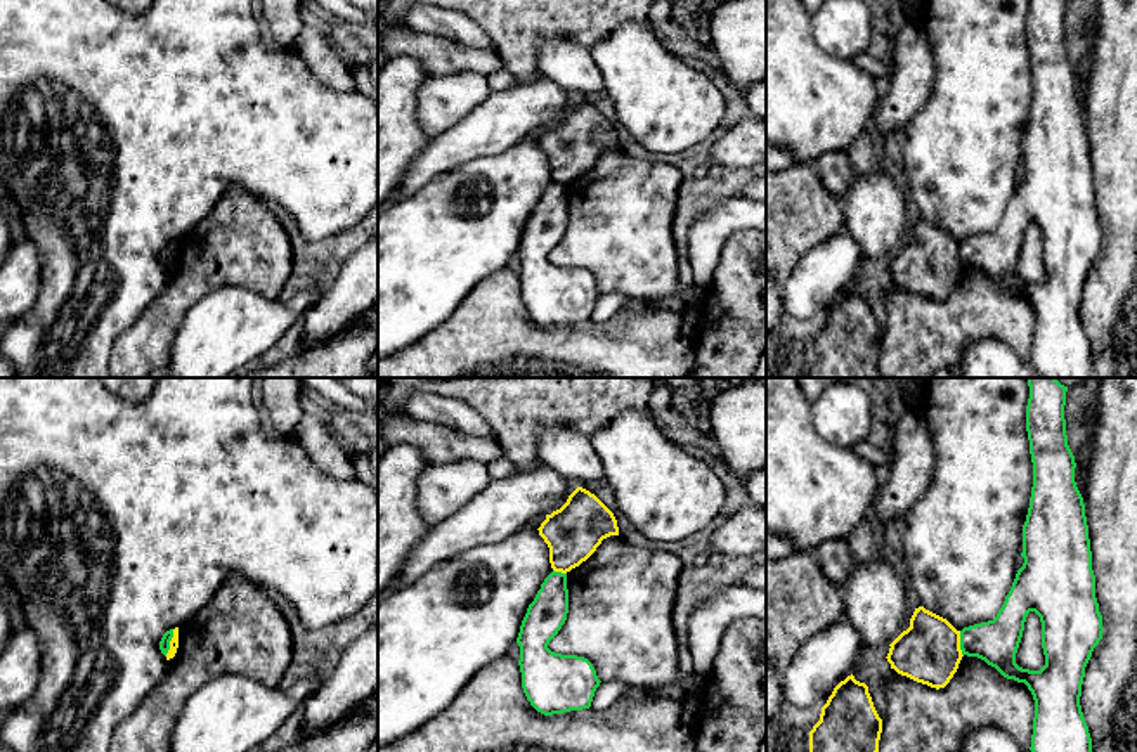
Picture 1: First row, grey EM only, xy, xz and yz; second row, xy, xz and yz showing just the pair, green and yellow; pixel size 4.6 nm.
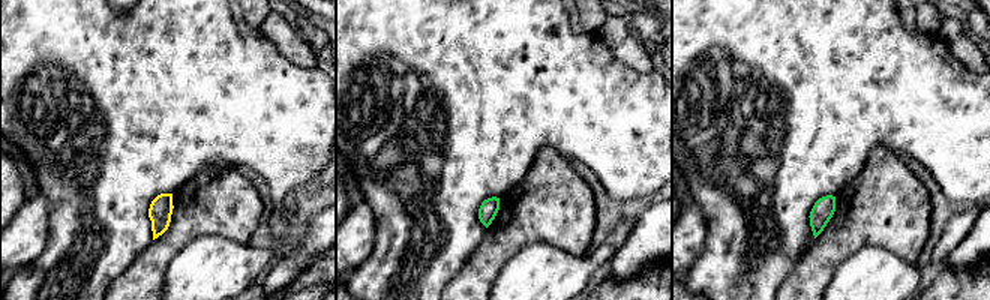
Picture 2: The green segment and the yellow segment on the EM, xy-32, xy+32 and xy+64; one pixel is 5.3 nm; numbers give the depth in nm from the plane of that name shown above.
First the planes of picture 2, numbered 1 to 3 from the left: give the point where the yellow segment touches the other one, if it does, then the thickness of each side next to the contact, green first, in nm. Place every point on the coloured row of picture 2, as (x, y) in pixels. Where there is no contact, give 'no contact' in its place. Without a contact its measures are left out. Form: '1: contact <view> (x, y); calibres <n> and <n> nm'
1: no contact
2: no contact
3: no contact

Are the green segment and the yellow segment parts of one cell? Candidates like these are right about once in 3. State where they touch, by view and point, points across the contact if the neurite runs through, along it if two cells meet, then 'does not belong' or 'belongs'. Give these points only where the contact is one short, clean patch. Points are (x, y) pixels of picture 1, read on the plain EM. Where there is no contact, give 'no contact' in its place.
xy (168, 255) | along xy (174, 241), (170, 260), (165, 267) | does not belong

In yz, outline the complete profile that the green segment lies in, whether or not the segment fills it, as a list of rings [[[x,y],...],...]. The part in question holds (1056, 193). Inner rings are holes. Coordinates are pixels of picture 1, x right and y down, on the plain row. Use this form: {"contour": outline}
{"contour": [[[1030,0],[1026,43],[1033,75],[1033,99],[1023,137],[1023,178],[997,229],[960,243],[962,267],[978,269],[1004,289],[1024,295],[1035,312],[1030,362],[1042,378],[1090,378],[1092,350],[1085,334],[1080,308],[1085,279],[1102,251],[1102,227],[1095,210],[1095,187],[1083,109],[1075,94],[1075,68],[1068,57],[1066,17],[1068,0]],[[1035,224],[1042,234],[1045,277],[1040,282],[1023,281],[1016,265],[1024,234]]]}

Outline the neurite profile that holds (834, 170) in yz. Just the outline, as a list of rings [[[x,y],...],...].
[[[834,151],[818,158],[816,173],[822,185],[837,199],[844,199],[854,173],[848,151]]]

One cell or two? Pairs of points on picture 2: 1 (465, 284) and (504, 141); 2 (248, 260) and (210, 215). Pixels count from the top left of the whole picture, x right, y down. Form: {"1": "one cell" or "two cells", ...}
{"1": "two cells", "2": "two cells"}

